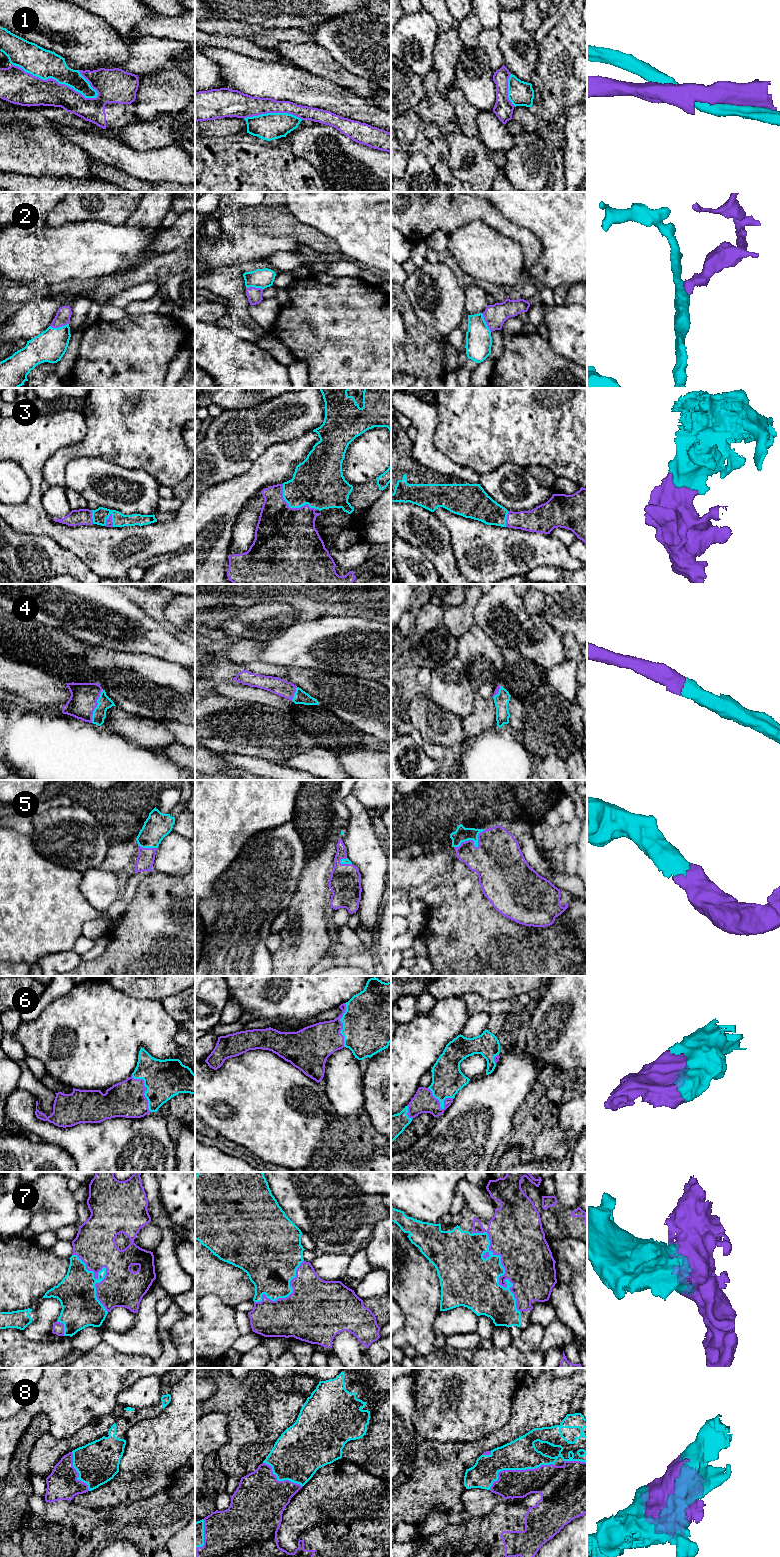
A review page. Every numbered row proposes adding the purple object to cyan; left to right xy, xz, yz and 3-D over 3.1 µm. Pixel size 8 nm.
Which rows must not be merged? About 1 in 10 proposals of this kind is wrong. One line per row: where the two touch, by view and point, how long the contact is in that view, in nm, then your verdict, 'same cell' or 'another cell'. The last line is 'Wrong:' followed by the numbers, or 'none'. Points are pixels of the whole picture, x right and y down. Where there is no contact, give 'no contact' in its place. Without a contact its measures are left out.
1: meets cyan in xy at (55, 79); contact 750 nm long; another cell
2: meets cyan in xy at (59, 327); contact 150 nm long; same cell
3: meets cyan in xz at (291, 507); contact 340 nm long; same cell
4: meets cyan in xy at (97, 706); contact 280 nm long; same cell
5: meets cyan in yz at (474, 844); contact 300 nm long; same cell
6: meets cyan in xy at (147, 1090); contact 320 nm long; same cell
7: meets cyan in yz at (503, 1274); contact 750 nm long; same cell
8: meets cyan in yz at (517, 1469); contact 550 nm long; same cell
Wrong: 1

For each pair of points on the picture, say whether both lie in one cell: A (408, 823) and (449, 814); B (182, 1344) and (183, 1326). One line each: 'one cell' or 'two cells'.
A: one cell
B: one cell

